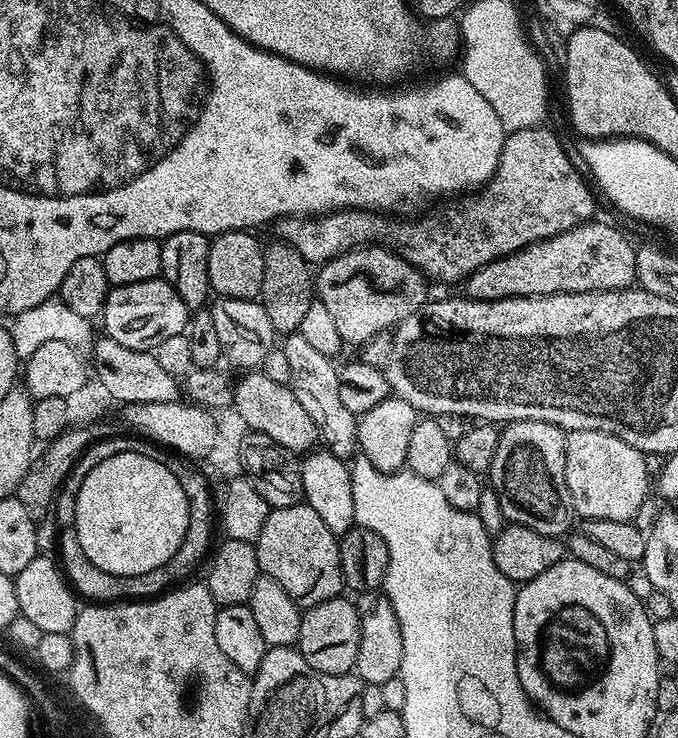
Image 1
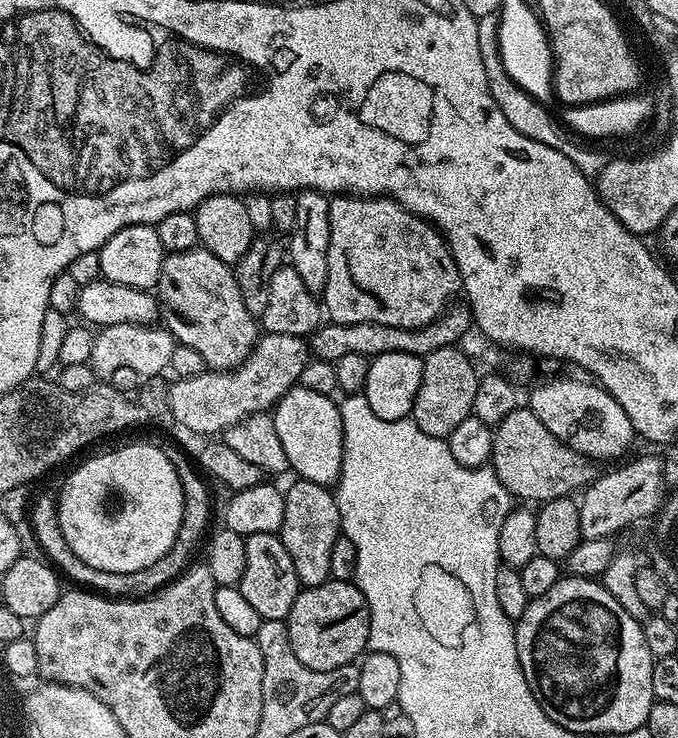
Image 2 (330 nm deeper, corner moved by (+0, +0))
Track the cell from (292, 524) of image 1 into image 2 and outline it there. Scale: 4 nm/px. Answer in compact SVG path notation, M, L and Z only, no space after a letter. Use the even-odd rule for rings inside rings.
M299 478L293 479L293 481L289 488L283 489L284 513L278 535L282 546L286 546L286 554L290 554L290 562L294 562L294 570L298 570L301 585L306 588L313 588L330 579L330 554L334 551L334 542L342 535L340 511L336 505L335 495L325 485Z

